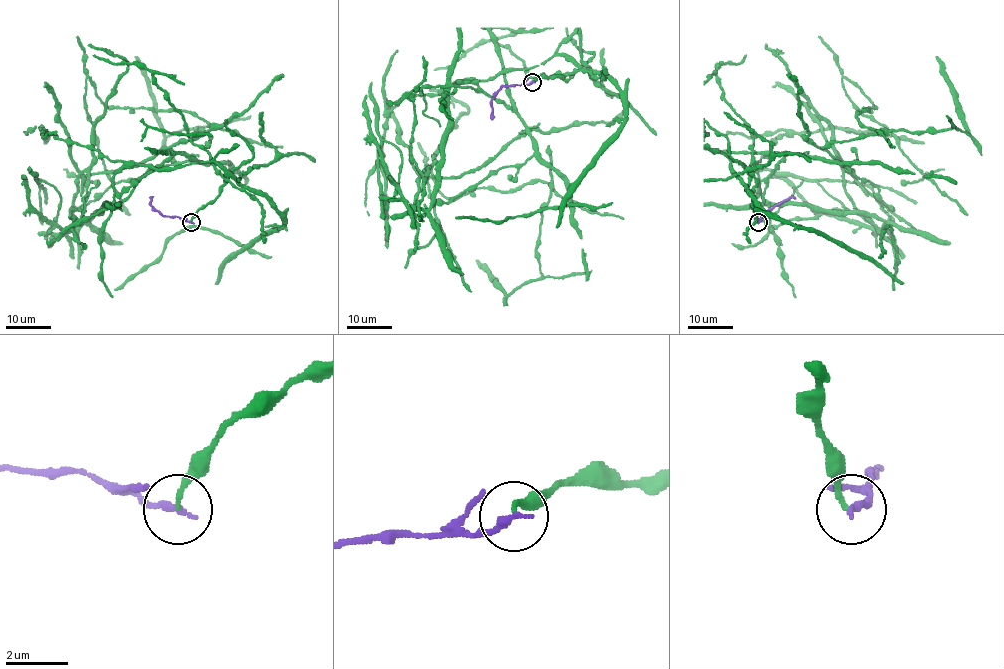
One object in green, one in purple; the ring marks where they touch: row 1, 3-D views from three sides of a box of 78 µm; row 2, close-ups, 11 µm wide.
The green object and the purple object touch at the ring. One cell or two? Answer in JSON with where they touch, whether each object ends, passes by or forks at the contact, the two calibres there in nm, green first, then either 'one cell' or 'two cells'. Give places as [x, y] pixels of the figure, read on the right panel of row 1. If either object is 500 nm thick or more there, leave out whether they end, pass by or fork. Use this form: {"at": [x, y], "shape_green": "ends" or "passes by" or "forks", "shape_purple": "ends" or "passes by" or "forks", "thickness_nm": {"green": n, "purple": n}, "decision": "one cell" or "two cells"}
{"at": [758, 222], "shape_green": "ends", "shape_purple": "ends", "thickness_nm": {"green": 160, "purple": 260}, "decision": "two cells"}

